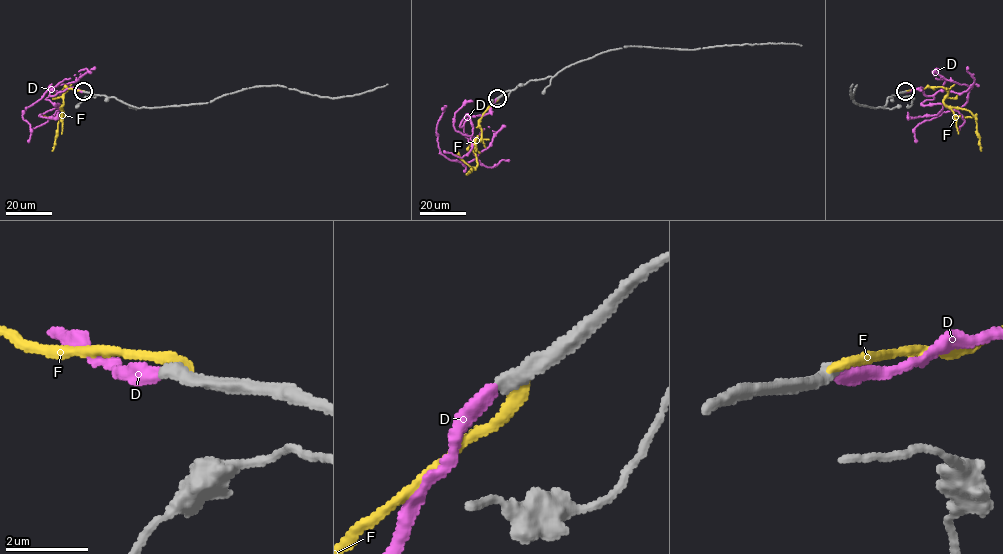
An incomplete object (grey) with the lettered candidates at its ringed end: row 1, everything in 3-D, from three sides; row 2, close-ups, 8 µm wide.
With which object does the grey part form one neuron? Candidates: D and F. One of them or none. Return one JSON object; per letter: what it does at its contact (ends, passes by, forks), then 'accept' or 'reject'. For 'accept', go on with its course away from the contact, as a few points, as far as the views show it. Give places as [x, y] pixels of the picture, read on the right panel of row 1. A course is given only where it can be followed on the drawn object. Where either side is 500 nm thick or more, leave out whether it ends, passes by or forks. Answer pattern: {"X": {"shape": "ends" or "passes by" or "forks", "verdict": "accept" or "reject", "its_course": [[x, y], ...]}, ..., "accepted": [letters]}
{"D": {"shape": "ends", "verdict": "accept", "its_course": [[905, 91], [920, 87], [930, 96], [970, 88], [960, 107], [919, 123], [916, 142]]}, "F": {"shape": "ends", "verdict": "reject"}, "accepted": ["D"]}

